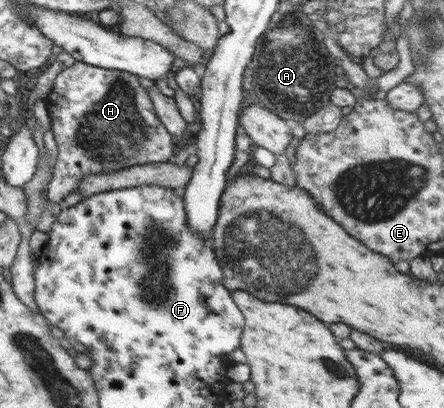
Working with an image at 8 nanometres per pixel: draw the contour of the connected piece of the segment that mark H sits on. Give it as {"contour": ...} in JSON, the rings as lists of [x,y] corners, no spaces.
{"contour":[[[76,61],[56,76],[52,90],[44,102],[58,147],[53,175],[47,185],[47,196],[53,204],[61,203],[89,175],[105,175],[135,165],[168,162],[177,152],[177,140],[167,132],[155,113],[149,93],[141,87],[137,76],[129,72],[103,69]]]}

